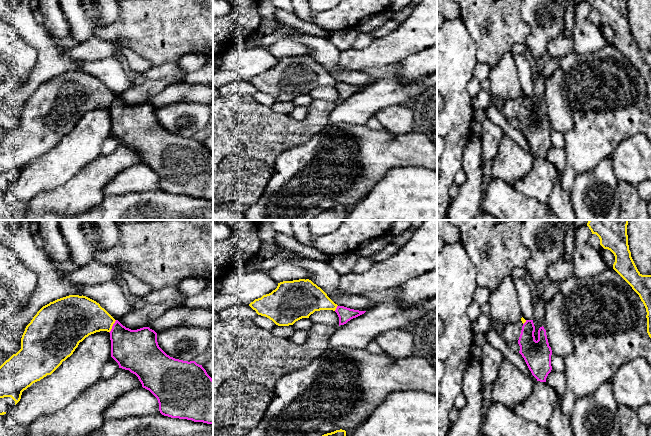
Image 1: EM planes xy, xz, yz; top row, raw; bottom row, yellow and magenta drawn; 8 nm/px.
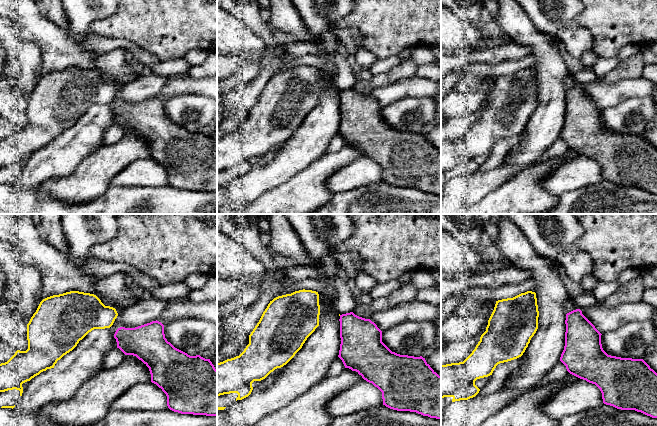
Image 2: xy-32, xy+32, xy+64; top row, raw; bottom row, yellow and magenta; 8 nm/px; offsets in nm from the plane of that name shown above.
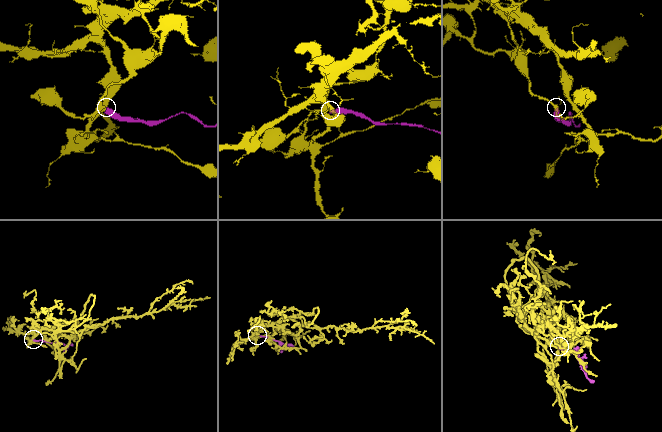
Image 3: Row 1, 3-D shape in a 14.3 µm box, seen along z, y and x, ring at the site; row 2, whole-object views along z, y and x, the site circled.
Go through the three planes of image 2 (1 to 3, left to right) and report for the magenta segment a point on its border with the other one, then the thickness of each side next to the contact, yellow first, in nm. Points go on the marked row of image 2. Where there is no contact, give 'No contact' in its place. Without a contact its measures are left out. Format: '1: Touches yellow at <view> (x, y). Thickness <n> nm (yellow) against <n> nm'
1: No contact
2: No contact
3: No contact

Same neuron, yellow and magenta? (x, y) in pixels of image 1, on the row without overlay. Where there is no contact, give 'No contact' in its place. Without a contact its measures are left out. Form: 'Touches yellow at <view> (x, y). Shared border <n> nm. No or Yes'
Touches yellow at xy (112, 101). Shared border 120 nm. No

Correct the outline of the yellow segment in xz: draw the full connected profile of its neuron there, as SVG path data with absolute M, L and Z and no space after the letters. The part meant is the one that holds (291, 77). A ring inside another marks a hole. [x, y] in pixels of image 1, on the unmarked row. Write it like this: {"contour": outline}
{"contour": "M309 55L283 57L271 69L255 75L249 82L278 102L293 101L315 87L337 84L327 70Z"}

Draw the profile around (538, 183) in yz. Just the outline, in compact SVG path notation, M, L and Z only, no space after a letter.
M536 157L531 171L511 185L527 197L540 203L548 203L549 195L557 181L559 173L555 166L546 158Z

